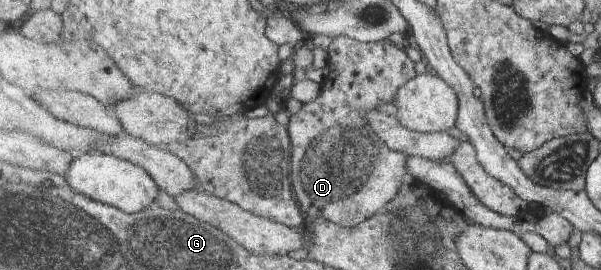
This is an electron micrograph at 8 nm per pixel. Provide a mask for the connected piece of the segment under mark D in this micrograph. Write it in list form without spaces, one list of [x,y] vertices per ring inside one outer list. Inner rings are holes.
[[[339,35],[335,37],[328,49],[328,61],[327,61],[327,75],[322,85],[321,96],[311,101],[310,103],[302,105],[300,111],[293,115],[289,115],[288,132],[290,133],[291,140],[293,140],[293,186],[299,202],[305,211],[305,214],[309,215],[309,218],[328,219],[329,222],[335,222],[345,227],[359,227],[363,223],[368,221],[372,216],[375,216],[382,209],[384,209],[399,193],[403,186],[403,176],[405,176],[405,161],[407,160],[406,154],[403,152],[397,152],[389,148],[388,144],[381,141],[377,134],[373,132],[369,124],[366,122],[365,114],[371,110],[377,110],[377,106],[380,103],[396,103],[397,94],[404,84],[407,84],[410,80],[413,80],[417,76],[415,72],[415,62],[407,56],[404,48],[398,48],[395,44],[389,40],[382,40],[381,42],[369,42],[364,43],[353,37]]]

